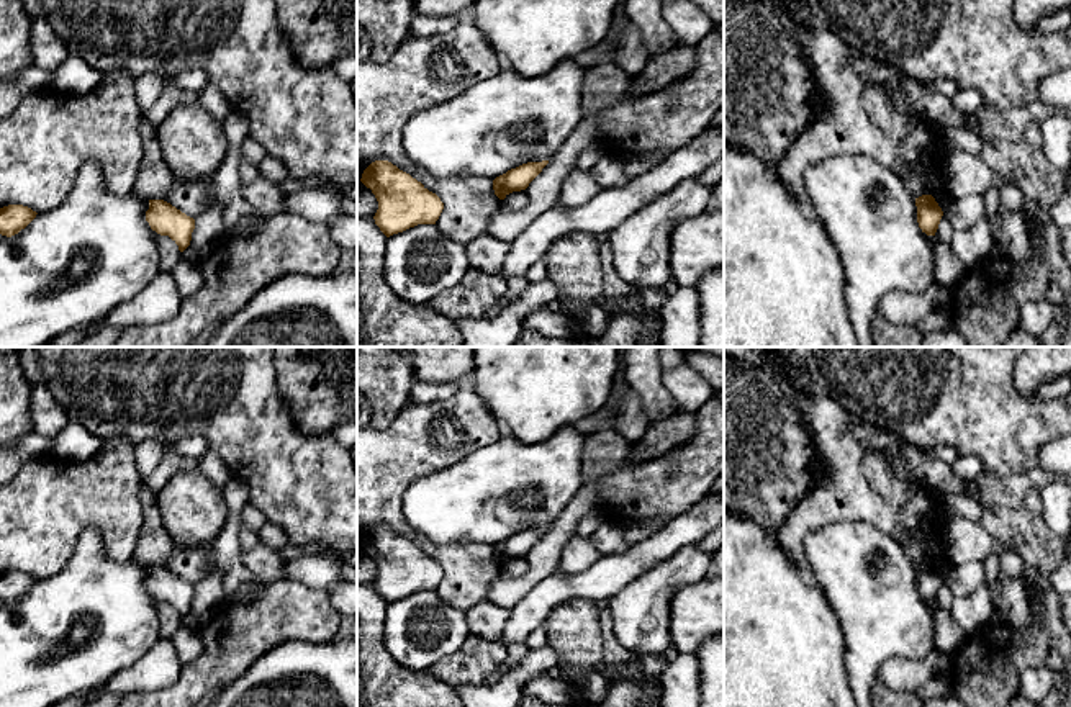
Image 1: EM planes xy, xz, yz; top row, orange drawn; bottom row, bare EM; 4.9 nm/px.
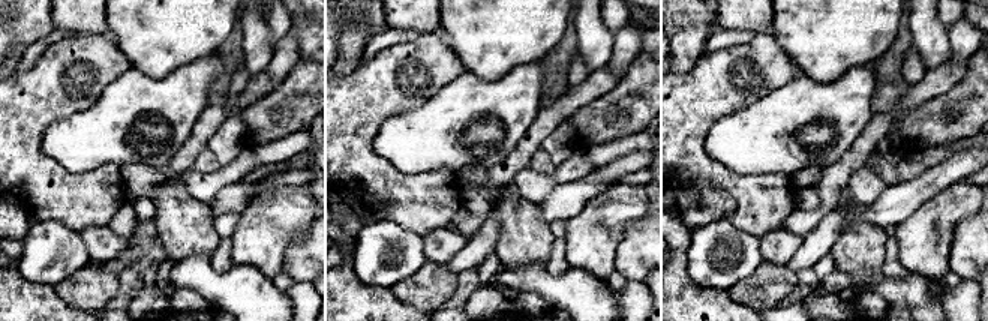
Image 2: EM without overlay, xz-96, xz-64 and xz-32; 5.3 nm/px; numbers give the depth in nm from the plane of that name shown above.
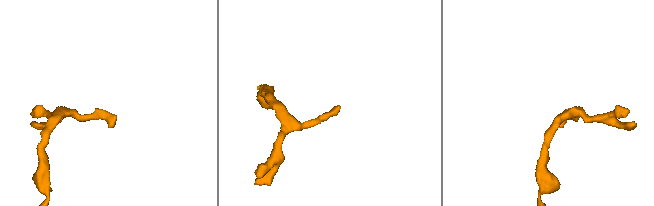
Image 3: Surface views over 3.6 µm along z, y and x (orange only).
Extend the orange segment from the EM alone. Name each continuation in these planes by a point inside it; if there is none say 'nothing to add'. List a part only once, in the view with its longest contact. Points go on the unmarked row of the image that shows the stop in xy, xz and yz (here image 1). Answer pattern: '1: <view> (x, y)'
nothing to add

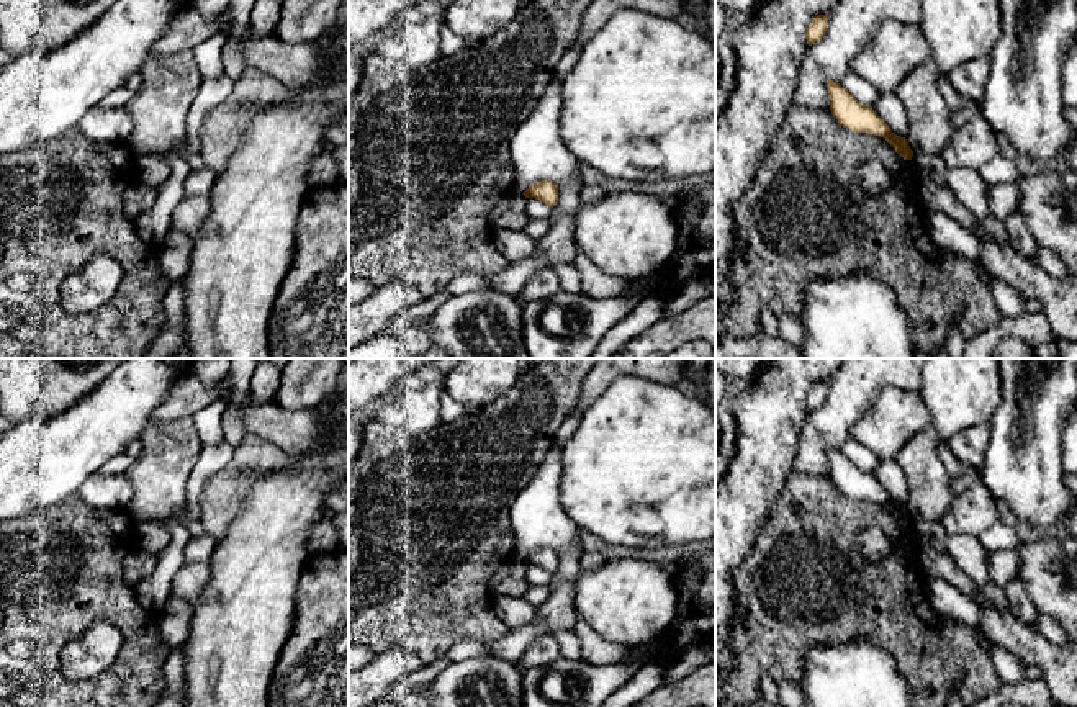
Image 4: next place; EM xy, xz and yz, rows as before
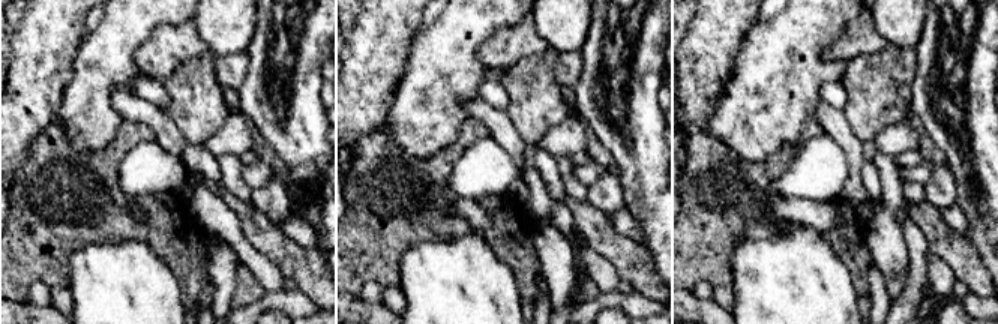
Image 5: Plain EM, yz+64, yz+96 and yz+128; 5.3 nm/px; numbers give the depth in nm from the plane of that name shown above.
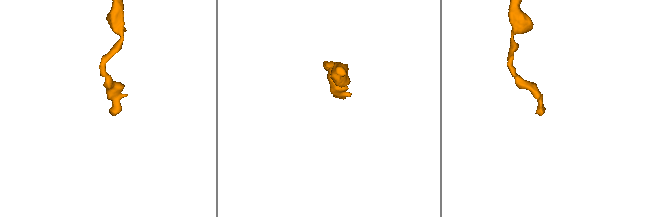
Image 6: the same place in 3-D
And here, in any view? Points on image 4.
nothing to add

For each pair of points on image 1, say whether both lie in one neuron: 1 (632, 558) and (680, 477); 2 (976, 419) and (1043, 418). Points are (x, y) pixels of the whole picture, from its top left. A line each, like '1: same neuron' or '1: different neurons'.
1: different neurons
2: same neuron

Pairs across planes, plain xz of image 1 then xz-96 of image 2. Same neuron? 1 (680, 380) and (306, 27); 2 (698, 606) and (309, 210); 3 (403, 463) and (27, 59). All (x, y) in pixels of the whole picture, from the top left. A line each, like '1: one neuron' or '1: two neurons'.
1: two neurons
2: two neurons
3: two neurons

